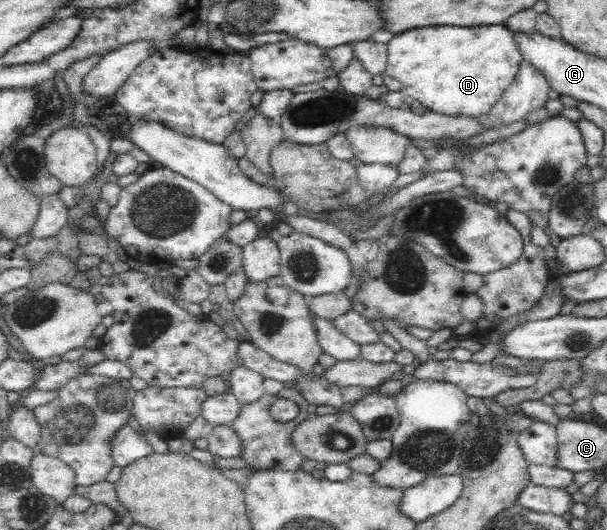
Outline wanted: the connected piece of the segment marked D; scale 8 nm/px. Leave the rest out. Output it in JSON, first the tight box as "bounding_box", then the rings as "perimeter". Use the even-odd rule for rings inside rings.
{"bounding_box":[387,24,524,117],"perimeter":[[[503,24],[474,27],[416,27],[395,34],[387,43],[388,75],[402,82],[405,95],[419,101],[427,111],[450,117],[487,116],[499,103],[504,91],[515,81],[524,56],[513,38],[512,32]]]}

